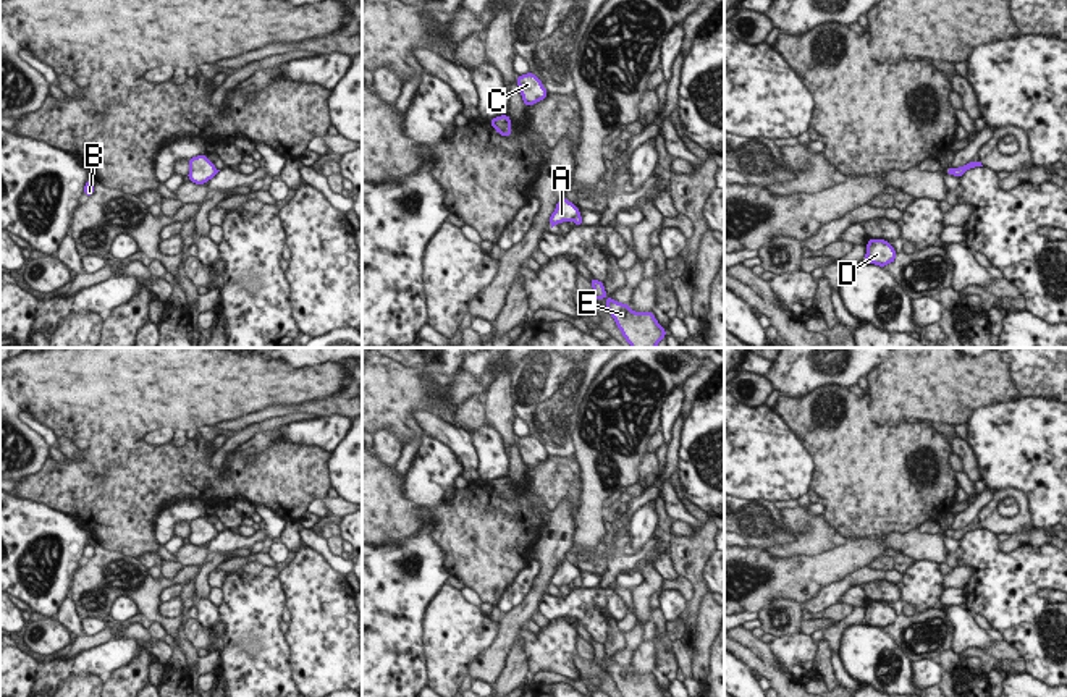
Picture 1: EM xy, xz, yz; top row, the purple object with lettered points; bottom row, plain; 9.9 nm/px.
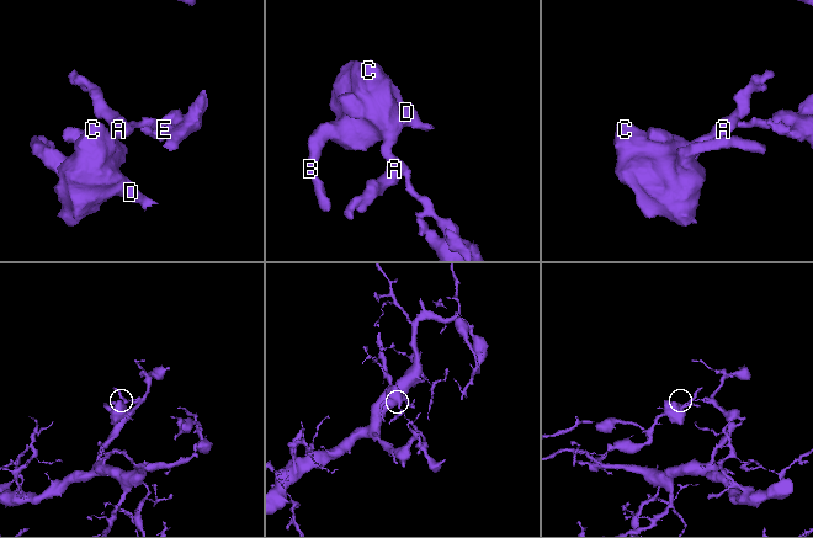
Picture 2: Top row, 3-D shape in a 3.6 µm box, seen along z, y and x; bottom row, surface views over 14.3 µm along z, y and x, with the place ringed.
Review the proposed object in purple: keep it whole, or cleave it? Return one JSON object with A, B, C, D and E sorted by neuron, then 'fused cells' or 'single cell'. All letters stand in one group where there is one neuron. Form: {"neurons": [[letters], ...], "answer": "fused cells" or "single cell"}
{"neurons": [["A", "B", "C", "D"], ["E"]], "answer": "fused cells"}

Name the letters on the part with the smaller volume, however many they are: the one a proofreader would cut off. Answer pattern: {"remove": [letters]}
{"remove": ["A", "B", "C", "D"]}

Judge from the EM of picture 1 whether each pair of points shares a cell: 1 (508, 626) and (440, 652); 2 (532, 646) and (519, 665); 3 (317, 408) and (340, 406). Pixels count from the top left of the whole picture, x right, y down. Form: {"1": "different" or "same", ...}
{"1": "different", "2": "different", "3": "same"}

